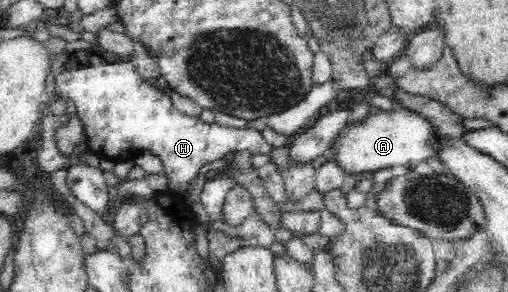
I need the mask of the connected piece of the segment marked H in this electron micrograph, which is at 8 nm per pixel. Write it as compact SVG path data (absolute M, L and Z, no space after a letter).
M89 52L86 56L74 55L67 58L67 62L66 69L55 76L56 93L69 104L69 113L73 112L79 117L88 150L100 160L110 160L116 164L134 160L140 153L148 151L158 156L164 164L170 191L184 193L192 183L192 179L197 176L200 167L220 160L228 153L259 155L268 154L273 150L262 132L255 128L224 127L216 122L206 123L199 116L187 116L178 112L172 106L167 91L142 80L131 62L108 63L102 56L93 52Z

